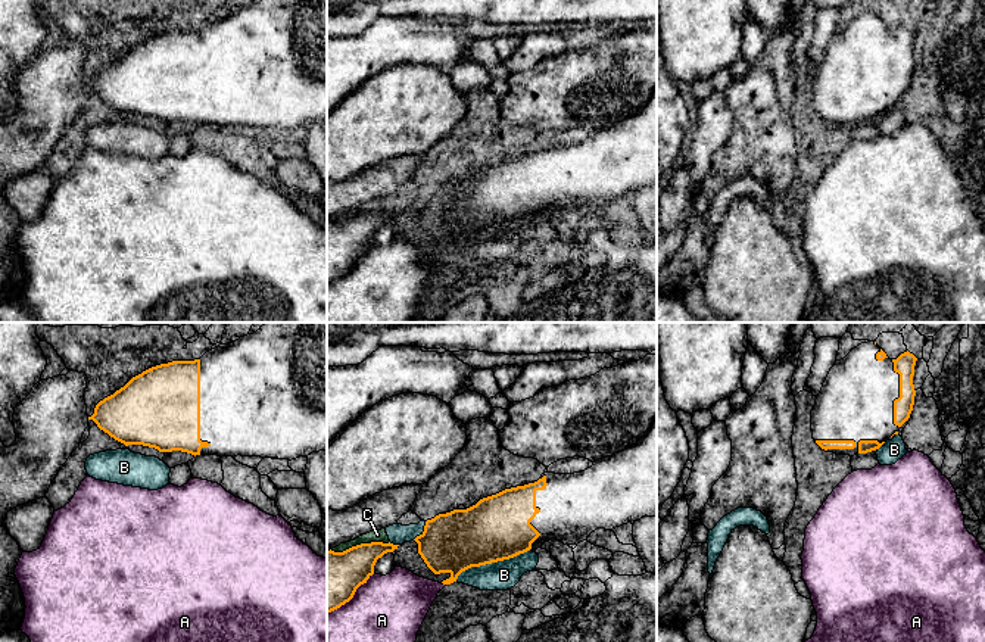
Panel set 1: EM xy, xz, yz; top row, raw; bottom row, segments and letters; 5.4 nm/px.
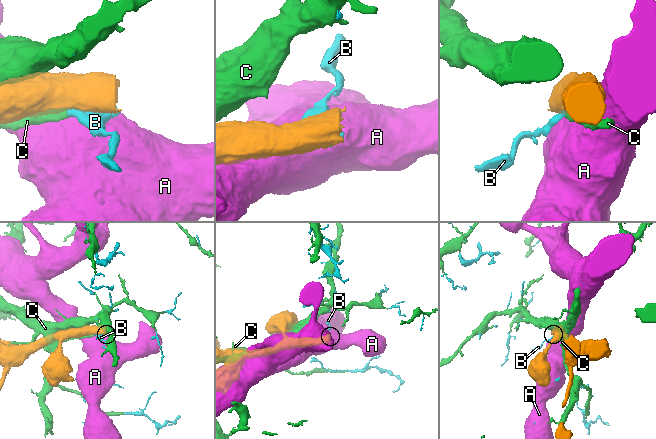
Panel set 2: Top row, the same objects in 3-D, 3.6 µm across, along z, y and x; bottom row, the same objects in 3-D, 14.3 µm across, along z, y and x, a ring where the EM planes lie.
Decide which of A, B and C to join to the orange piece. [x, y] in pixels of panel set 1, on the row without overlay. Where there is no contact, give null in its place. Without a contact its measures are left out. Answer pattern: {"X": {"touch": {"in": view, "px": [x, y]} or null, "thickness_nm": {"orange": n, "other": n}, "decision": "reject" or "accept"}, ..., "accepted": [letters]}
{"A": {"touch": {"in": "xz", "px": [352, 267]}, "thickness_nm": {"orange": 320, "other": 480}, "decision": "reject"}, "B": {"touch": {"in": "xz", "px": [491, 233]}, "thickness_nm": {"orange": 360, "other": 160}, "decision": "reject"}, "C": {"touch": {"in": "xz", "px": [361, 214]}, "thickness_nm": {"orange": 300, "other": 60}, "decision": "reject"}, "accepted": []}

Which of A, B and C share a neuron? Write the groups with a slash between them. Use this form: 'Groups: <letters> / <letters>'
Groups: A / B C

